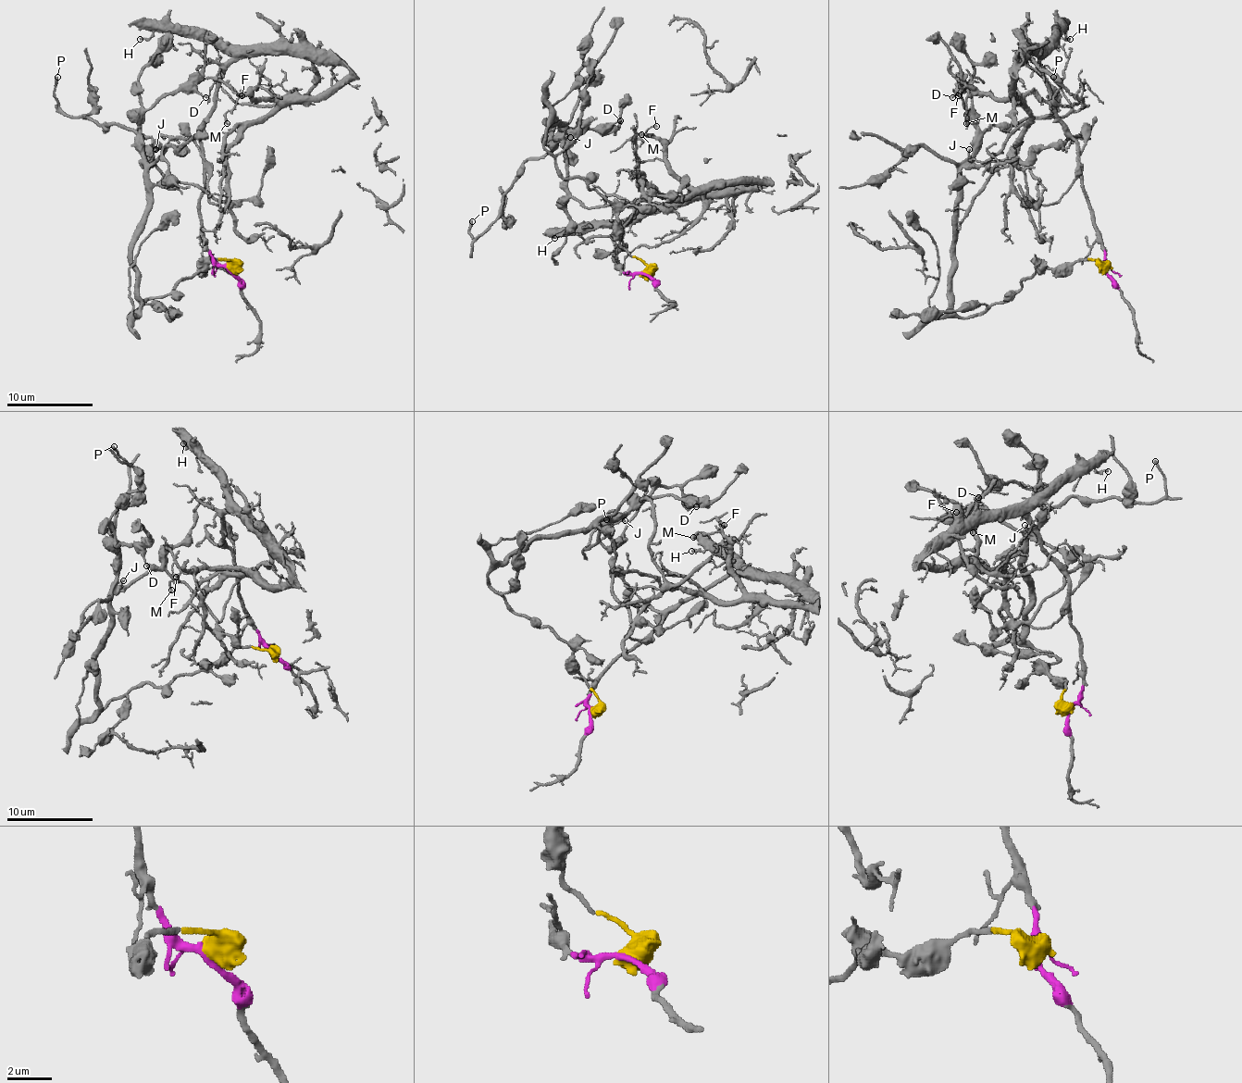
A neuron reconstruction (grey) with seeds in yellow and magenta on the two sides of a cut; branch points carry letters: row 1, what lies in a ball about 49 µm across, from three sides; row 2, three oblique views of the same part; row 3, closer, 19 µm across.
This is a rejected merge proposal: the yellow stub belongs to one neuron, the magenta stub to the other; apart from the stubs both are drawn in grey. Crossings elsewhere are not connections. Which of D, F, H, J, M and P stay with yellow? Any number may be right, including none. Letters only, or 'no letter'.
D, J, P

